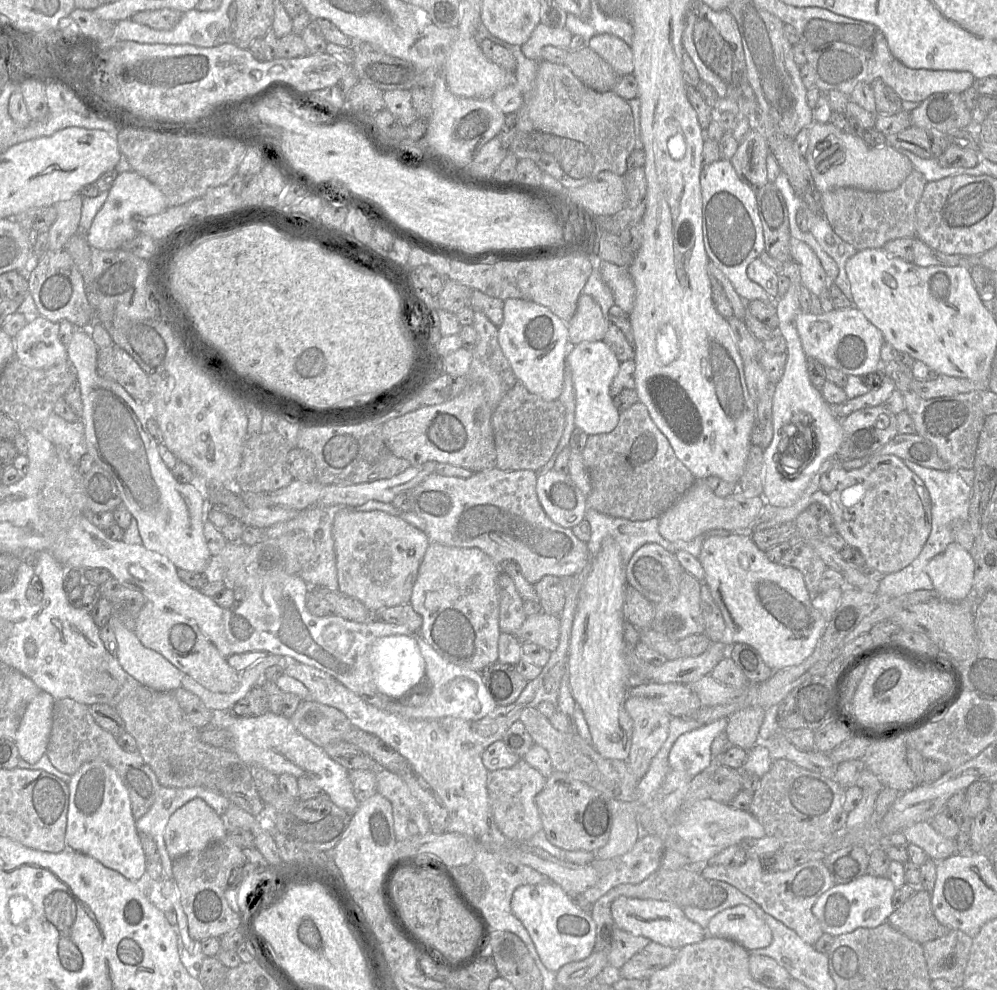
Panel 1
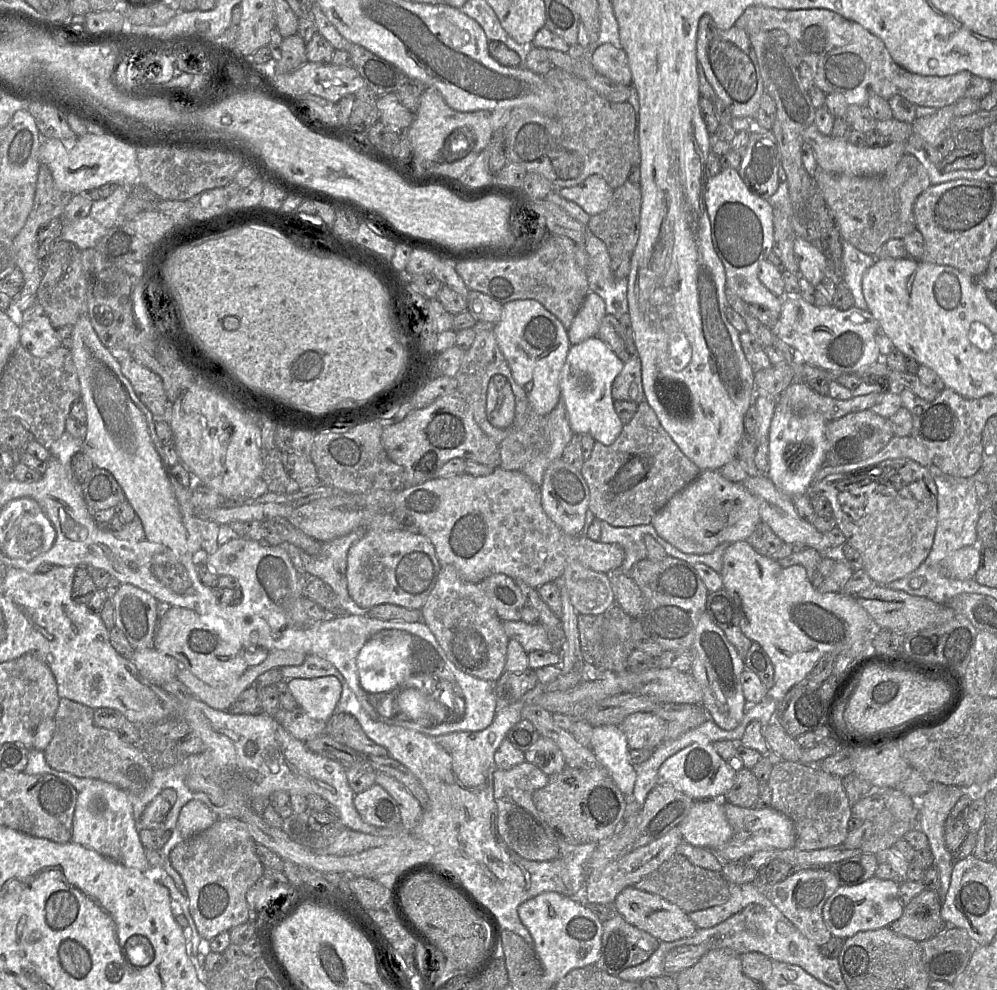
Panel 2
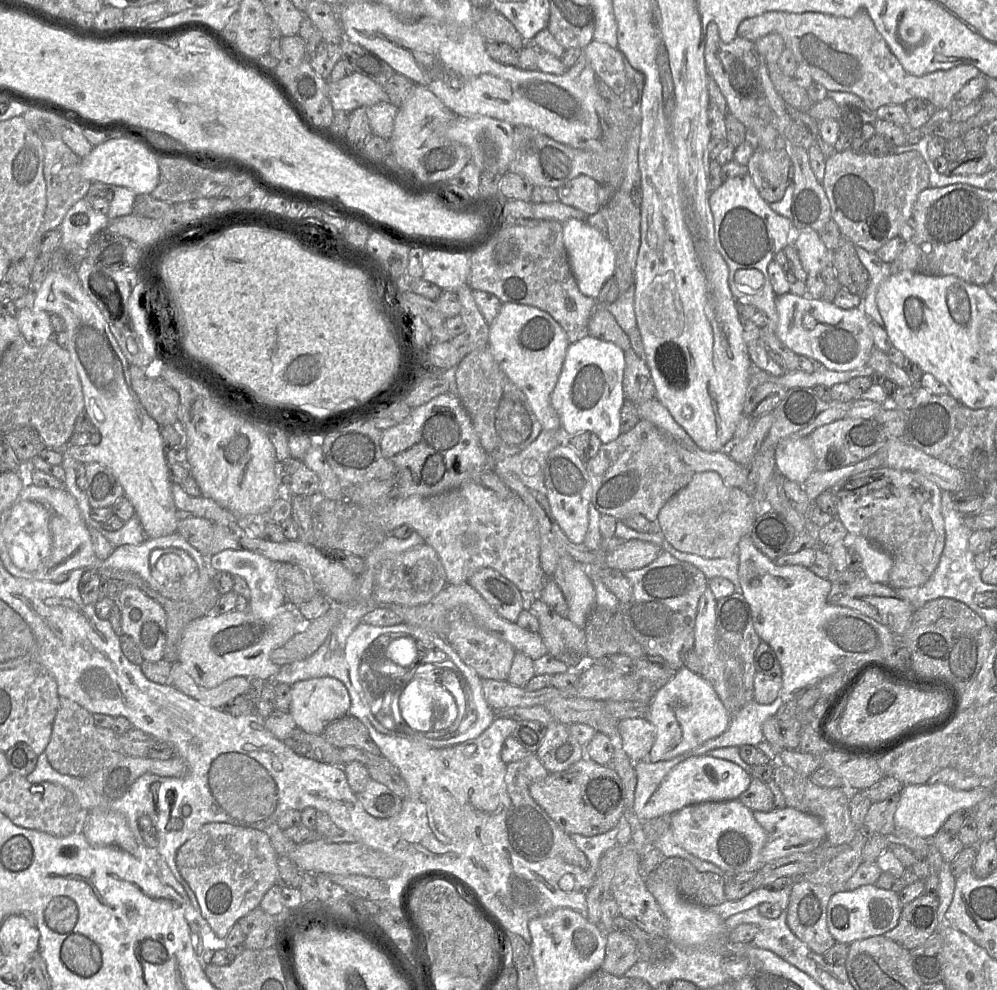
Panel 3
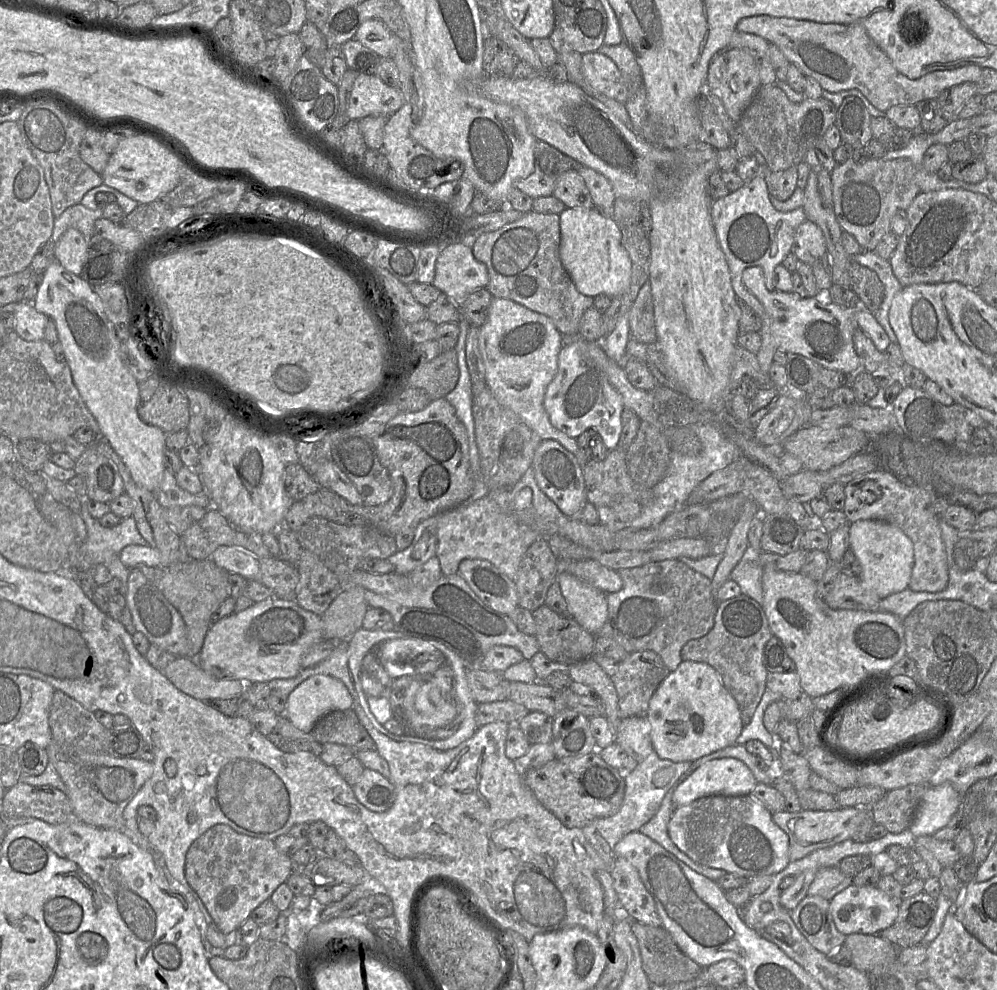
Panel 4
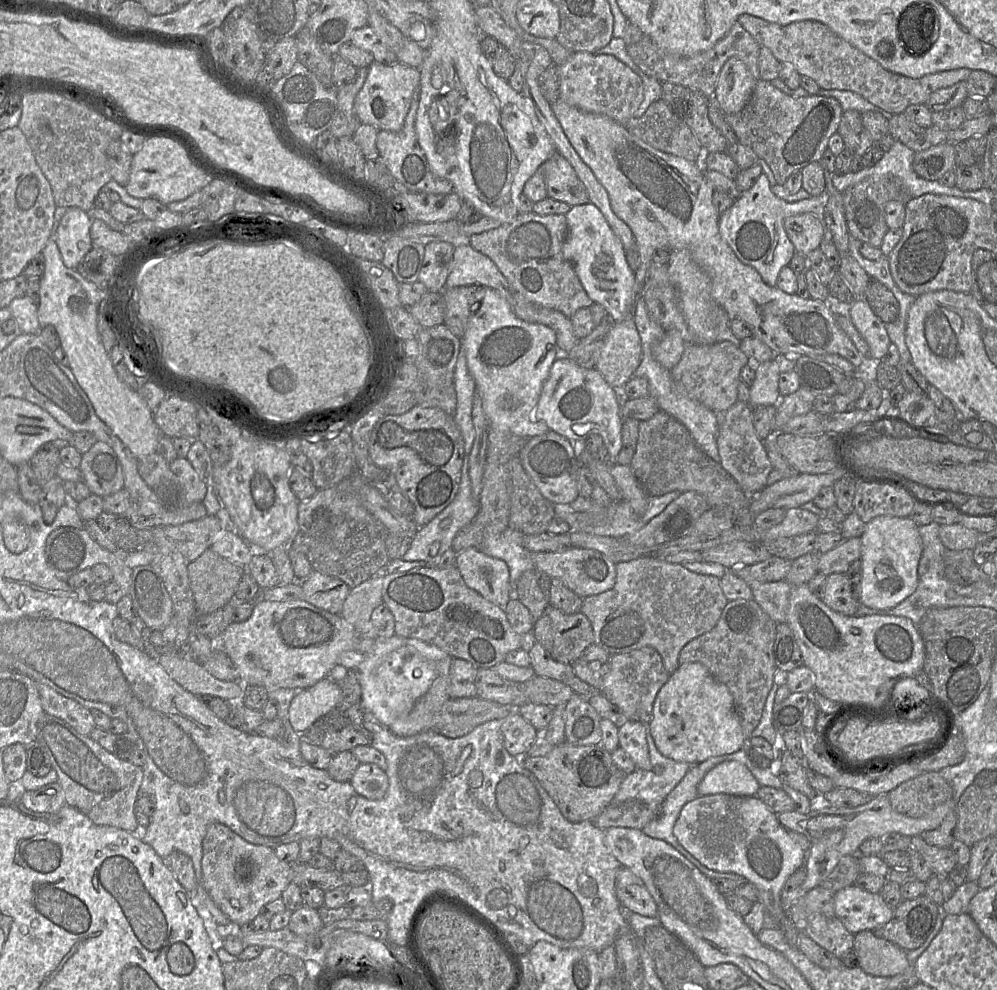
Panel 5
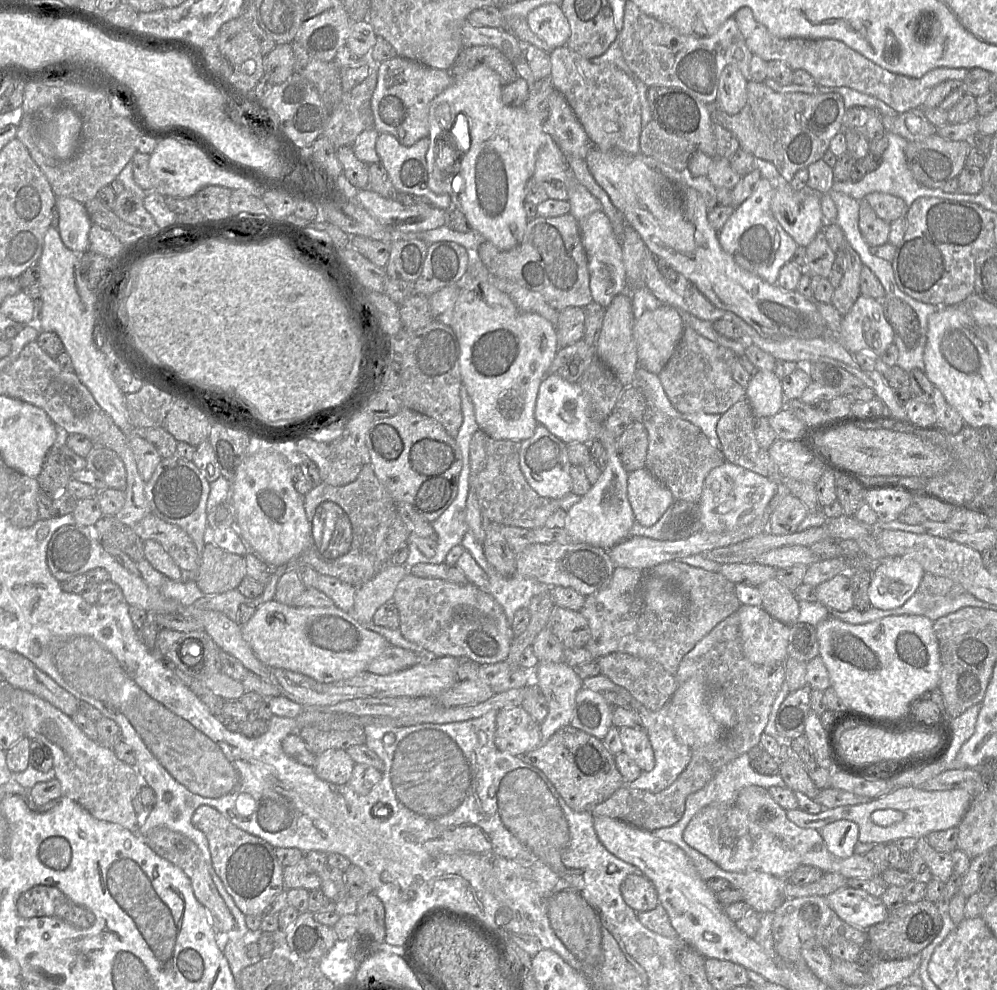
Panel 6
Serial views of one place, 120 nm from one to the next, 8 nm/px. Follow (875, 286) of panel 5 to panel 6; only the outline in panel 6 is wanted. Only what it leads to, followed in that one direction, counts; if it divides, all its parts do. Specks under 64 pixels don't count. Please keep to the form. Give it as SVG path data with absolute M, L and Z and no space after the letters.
M885 296L882 306L885 317L895 334L908 348L916 347L920 323L913 309L904 301L893 296Z

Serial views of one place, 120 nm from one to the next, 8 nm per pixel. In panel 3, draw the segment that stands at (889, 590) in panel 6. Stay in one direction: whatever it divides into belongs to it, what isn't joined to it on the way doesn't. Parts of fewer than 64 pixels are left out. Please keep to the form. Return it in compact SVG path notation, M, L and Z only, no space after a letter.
M847 533L845 544L855 548L863 564L862 575L870 581L888 584L893 560L889 553L871 543L863 536Z

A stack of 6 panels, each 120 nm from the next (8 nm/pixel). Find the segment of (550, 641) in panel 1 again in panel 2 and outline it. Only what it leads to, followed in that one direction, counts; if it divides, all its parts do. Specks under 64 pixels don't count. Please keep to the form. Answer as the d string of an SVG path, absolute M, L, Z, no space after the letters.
M519 620L502 621L502 623L508 639L518 641L527 654L536 650L552 651L547 633L539 622L527 624Z

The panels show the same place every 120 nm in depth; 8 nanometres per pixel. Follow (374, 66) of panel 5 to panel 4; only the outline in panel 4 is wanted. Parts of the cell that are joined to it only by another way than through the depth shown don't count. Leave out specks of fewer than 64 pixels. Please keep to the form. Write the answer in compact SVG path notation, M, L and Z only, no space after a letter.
M360 73L350 93L347 117L360 120L367 116L390 116L404 104L399 87L385 84L377 75Z

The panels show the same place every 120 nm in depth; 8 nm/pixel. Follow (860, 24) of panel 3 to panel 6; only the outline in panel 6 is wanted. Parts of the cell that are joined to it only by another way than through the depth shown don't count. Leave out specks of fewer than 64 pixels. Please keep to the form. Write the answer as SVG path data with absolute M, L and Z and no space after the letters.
M740 8L734 15L748 49L766 62L780 61L794 70L805 70L818 85L825 87L848 87L860 93L878 98L898 113L922 108L930 92L948 80L963 81L968 70L965 68L939 67L928 71L920 78L912 78L890 72L846 44L835 39L779 38L758 22L751 9Z

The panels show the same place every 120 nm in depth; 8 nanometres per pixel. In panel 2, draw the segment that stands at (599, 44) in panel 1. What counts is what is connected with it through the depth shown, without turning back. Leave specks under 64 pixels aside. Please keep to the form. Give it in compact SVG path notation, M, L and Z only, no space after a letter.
M605 43L592 53L591 64L597 73L625 86L632 85L632 72L626 52L621 47Z

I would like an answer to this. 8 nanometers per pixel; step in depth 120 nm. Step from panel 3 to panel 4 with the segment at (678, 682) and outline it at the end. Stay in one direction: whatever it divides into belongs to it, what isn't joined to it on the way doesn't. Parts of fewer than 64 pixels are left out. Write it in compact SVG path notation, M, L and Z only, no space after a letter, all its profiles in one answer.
M682 661L650 699L645 716L651 727L653 750L661 759L693 762L736 744L744 724L738 703L723 685L718 672L704 662Z

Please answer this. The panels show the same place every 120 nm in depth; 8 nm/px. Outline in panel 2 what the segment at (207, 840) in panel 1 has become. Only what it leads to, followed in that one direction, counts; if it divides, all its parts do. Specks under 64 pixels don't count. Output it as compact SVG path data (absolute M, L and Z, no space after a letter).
M191 800L182 807L177 828L183 839L189 839L211 827L217 820L218 816L207 805L199 800Z

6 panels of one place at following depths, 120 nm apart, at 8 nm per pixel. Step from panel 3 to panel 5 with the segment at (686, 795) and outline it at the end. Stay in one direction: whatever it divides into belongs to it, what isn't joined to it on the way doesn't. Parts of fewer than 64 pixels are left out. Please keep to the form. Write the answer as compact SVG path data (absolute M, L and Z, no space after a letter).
M724 761L712 768L698 786L698 795L730 794L755 796L761 785L744 764Z

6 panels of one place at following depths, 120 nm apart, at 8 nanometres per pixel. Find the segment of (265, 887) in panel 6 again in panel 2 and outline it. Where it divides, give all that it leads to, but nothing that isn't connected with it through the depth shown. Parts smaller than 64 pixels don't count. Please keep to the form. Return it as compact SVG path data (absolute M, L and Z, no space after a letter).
M236 818L218 819L208 829L184 840L170 852L170 862L185 884L190 914L200 937L210 941L251 919L246 894L262 878L264 866L256 854L256 843L246 823Z

